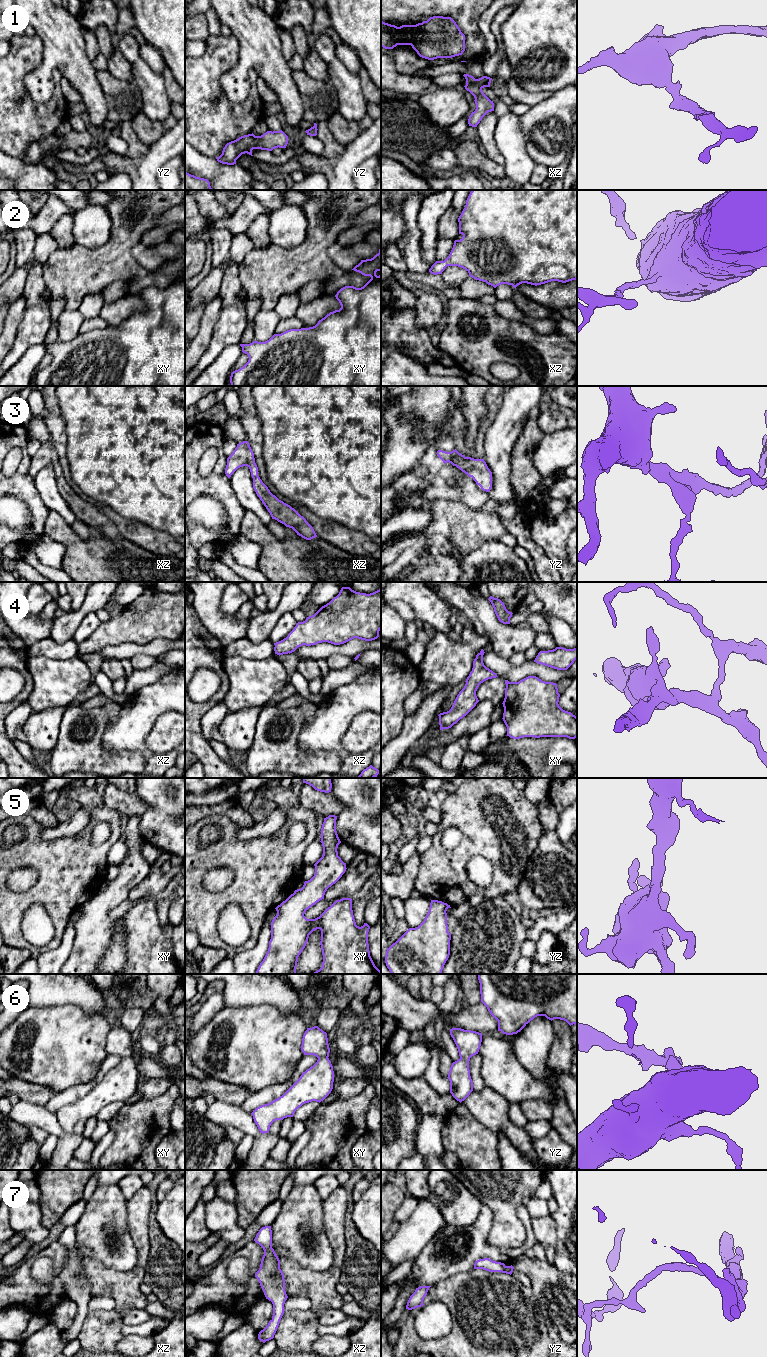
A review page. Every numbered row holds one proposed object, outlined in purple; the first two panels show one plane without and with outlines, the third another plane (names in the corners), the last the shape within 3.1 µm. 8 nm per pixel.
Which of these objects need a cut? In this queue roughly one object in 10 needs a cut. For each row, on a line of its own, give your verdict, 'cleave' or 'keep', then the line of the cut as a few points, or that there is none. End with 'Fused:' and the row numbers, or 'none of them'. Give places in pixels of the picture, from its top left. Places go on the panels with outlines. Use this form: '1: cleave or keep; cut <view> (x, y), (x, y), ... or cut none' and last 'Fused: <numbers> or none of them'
1: keep; cut none
2: keep; cut none
3: keep; cut none
4: keep; cut none
5: keep; cut none
6: keep; cut none
7: keep; cut none
Fused: none of them

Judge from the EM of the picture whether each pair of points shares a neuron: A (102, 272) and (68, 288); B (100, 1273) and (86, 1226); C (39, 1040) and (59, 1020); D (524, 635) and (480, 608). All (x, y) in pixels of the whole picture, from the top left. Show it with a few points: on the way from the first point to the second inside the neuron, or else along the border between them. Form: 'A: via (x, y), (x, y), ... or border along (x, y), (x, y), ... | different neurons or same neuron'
A: via (94, 272), (84, 272), (76, 280) | same neuron
B: border along (82, 1244), (94, 1260), (119, 1271) | different neurons
C: via (44, 1035), (54, 1025) | same neuron
D: via (512, 635), (504, 635), (489, 620) | same neuron

